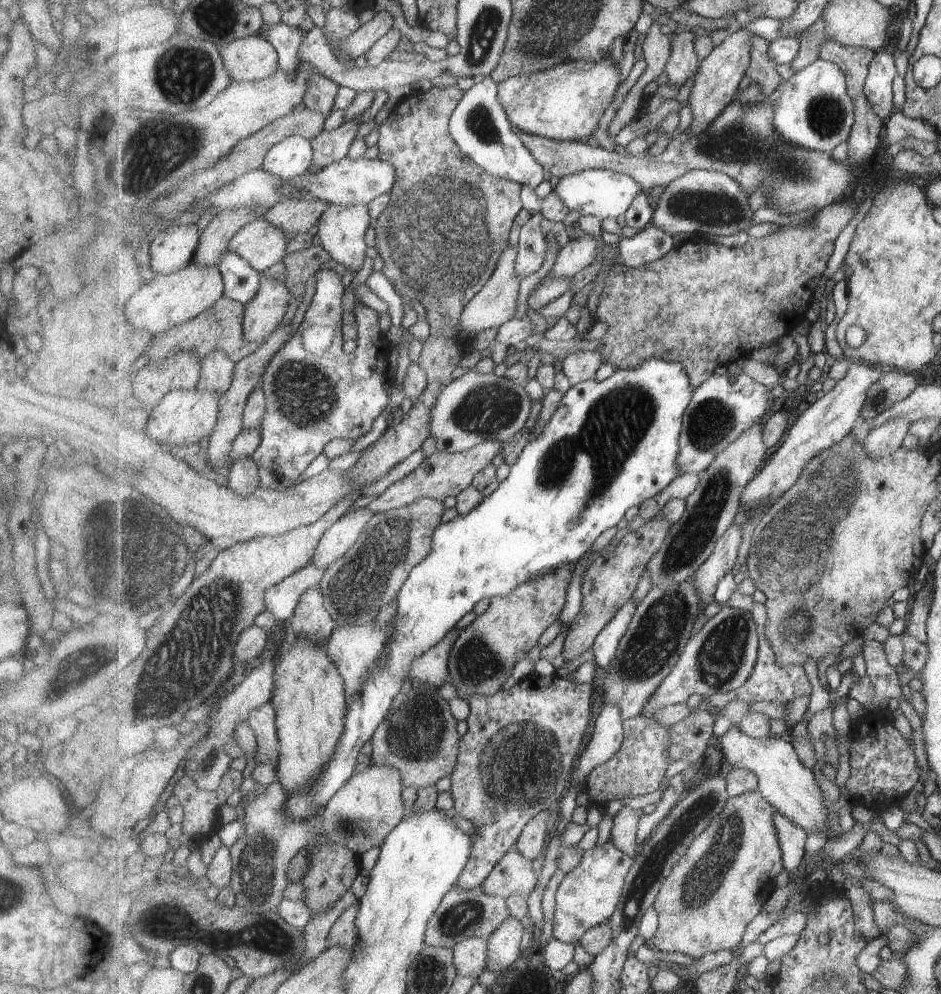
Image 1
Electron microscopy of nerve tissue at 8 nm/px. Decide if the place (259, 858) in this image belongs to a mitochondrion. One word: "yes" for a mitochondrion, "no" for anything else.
yes

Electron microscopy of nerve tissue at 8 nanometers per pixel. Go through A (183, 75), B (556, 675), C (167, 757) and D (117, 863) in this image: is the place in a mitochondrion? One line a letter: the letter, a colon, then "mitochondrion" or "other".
A: mitochondrion
B: other
C: other
D: other

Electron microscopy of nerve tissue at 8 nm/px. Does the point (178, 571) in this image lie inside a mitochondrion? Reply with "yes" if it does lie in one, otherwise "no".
yes

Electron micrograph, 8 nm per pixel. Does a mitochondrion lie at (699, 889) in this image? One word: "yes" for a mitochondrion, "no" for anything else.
yes

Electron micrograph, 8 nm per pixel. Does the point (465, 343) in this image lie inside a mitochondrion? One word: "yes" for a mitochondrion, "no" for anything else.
no

